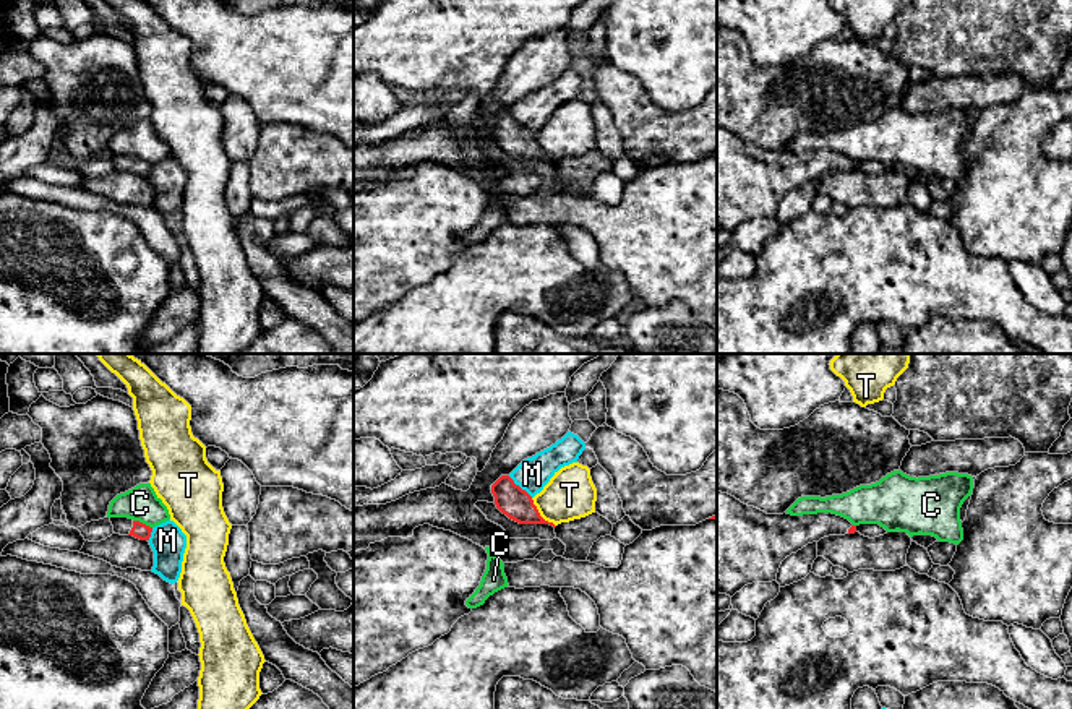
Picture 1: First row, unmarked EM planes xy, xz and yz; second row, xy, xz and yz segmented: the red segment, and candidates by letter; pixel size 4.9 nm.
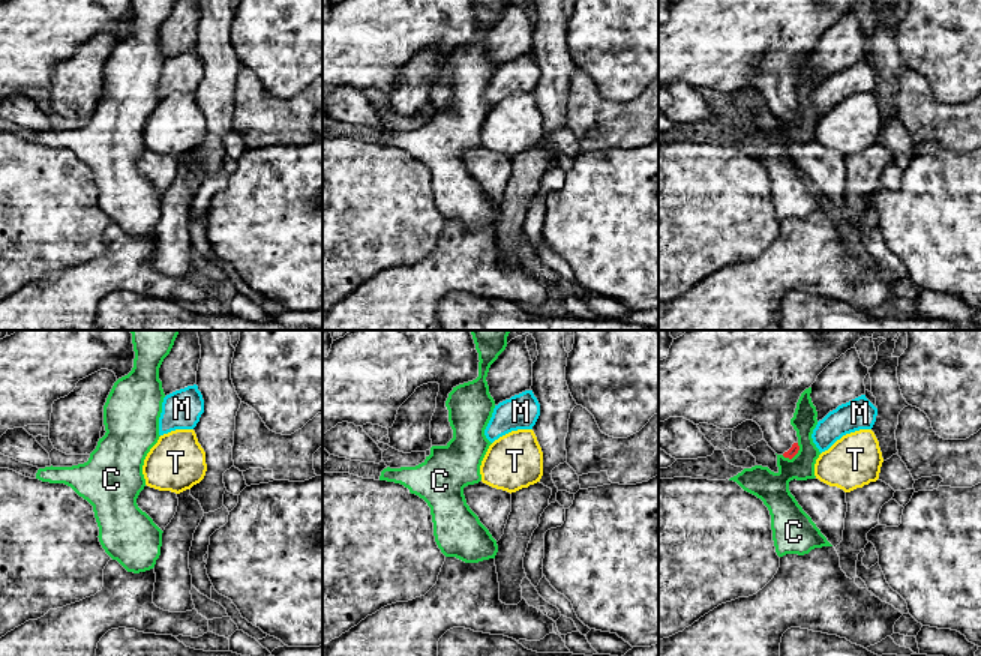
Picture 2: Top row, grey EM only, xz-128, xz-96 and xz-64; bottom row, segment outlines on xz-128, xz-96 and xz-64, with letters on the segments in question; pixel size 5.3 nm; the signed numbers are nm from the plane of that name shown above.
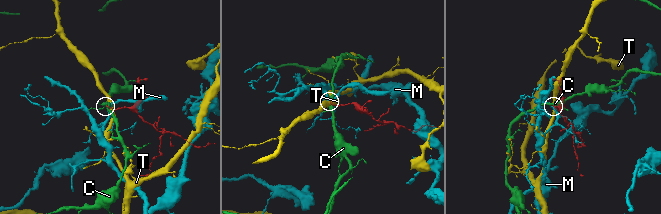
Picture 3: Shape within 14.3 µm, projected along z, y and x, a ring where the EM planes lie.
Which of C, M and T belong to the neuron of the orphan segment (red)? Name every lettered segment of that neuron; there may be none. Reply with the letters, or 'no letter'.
no letter

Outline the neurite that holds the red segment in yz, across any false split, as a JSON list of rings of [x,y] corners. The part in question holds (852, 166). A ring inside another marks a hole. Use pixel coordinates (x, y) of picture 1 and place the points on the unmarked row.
[[[717,127],[717,230],[733,234],[753,219],[777,216],[782,198],[829,172],[856,162],[832,151],[767,151]]]

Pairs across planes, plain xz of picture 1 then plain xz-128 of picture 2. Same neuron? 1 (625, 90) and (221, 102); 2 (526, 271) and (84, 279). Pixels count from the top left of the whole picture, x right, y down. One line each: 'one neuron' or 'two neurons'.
1: two neurons
2: one neuron

